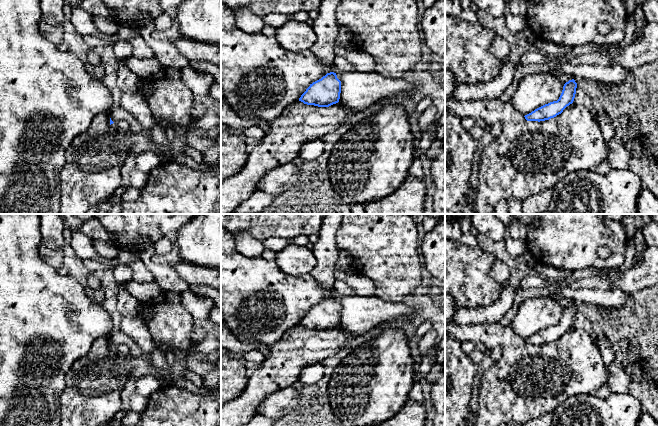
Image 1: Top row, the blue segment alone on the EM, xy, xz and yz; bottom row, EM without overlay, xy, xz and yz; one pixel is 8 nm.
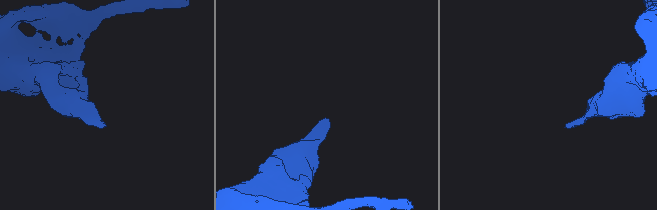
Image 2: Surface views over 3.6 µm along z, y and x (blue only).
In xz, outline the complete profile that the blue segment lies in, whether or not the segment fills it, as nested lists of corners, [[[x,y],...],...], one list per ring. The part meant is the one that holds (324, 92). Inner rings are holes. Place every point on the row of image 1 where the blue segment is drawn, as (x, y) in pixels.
[[[330,72],[313,82],[301,95],[299,101],[307,105],[329,107],[339,102],[341,81],[336,73]]]

